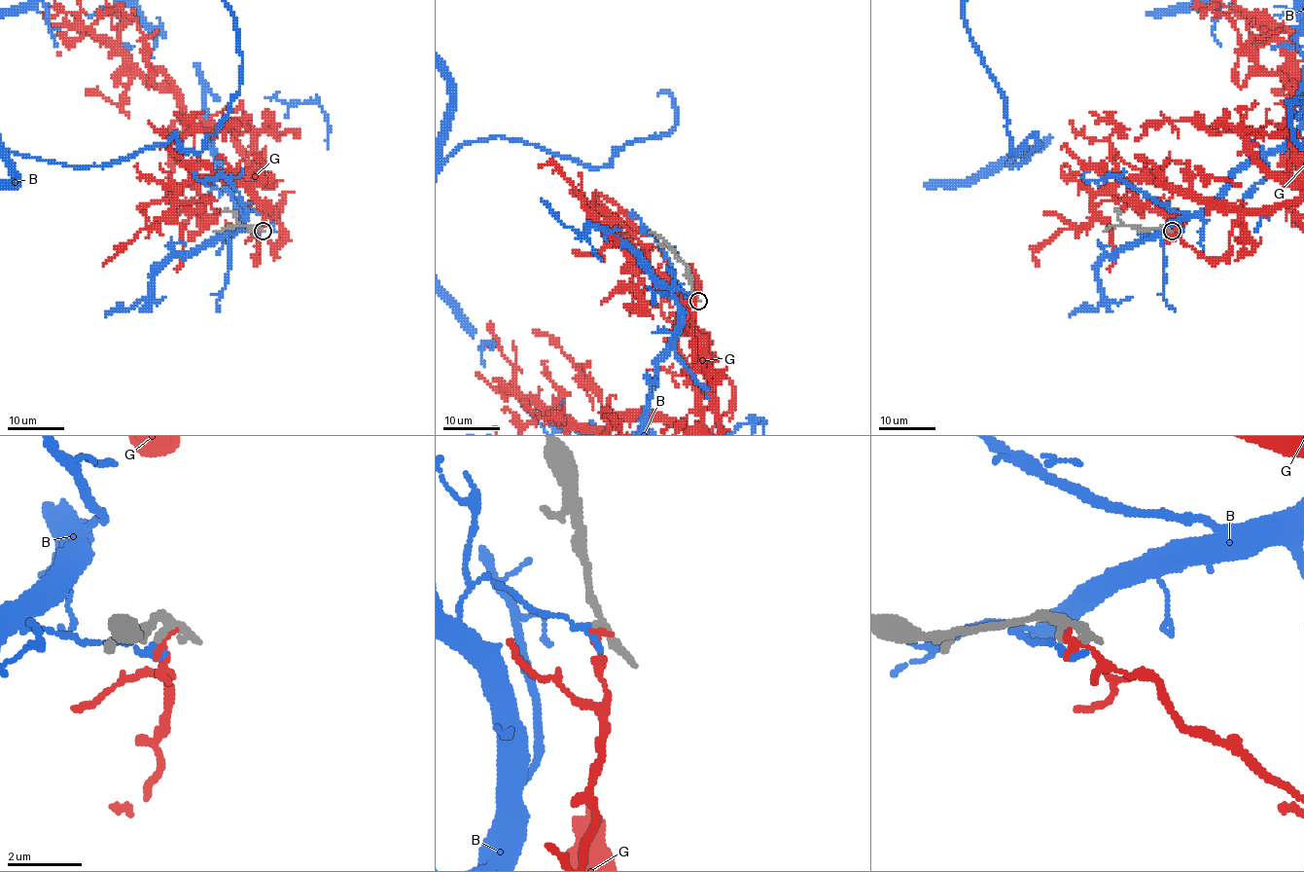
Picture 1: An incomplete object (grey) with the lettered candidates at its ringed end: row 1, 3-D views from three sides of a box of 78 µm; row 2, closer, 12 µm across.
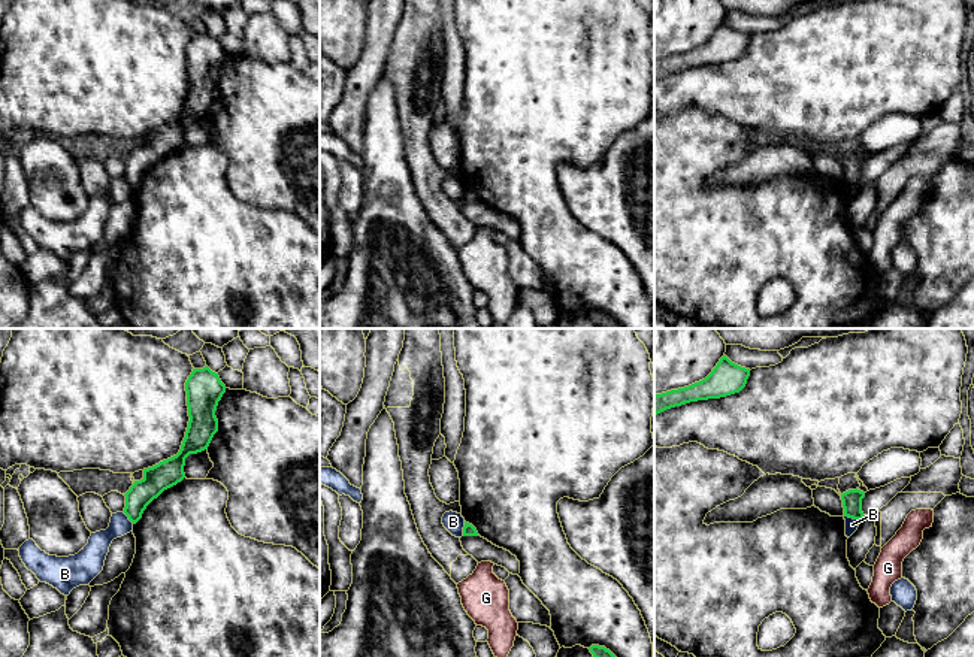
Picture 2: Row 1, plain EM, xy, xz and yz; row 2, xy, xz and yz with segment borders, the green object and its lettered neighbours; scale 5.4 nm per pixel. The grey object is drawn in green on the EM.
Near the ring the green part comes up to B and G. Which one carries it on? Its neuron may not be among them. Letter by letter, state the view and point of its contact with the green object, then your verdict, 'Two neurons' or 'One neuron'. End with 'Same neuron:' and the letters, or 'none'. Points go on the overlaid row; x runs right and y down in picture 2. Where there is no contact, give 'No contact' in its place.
B: Touches green at yz (852, 517). Two neurons
G: No contact. Two neurons
Same neuron: none

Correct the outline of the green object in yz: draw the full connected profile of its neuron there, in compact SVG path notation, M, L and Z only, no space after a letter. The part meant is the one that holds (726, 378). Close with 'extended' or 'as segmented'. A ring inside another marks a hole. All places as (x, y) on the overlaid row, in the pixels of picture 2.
M726 355L702 381L689 387L654 394L654 415L690 402L720 399L739 393L750 376L750 369L732 363Z; as segmented

